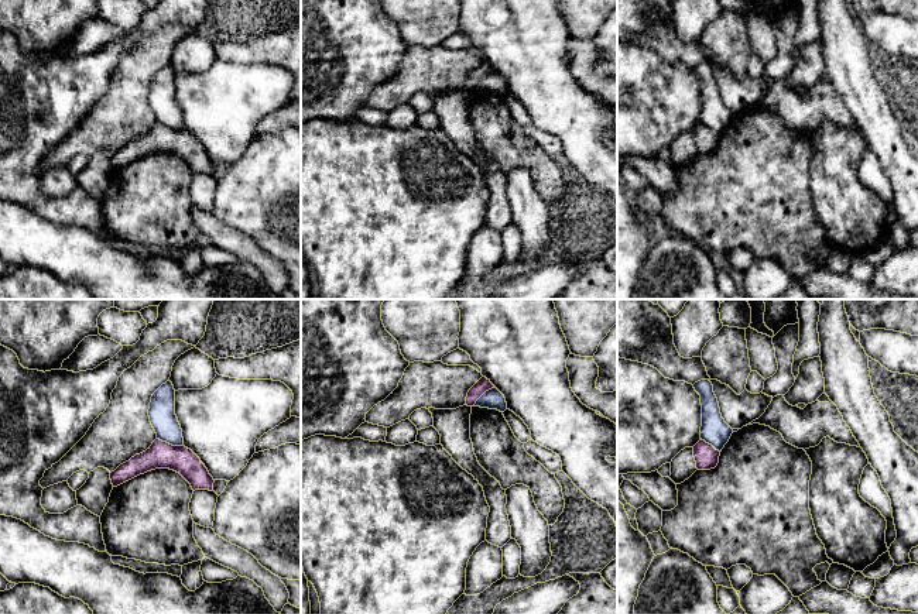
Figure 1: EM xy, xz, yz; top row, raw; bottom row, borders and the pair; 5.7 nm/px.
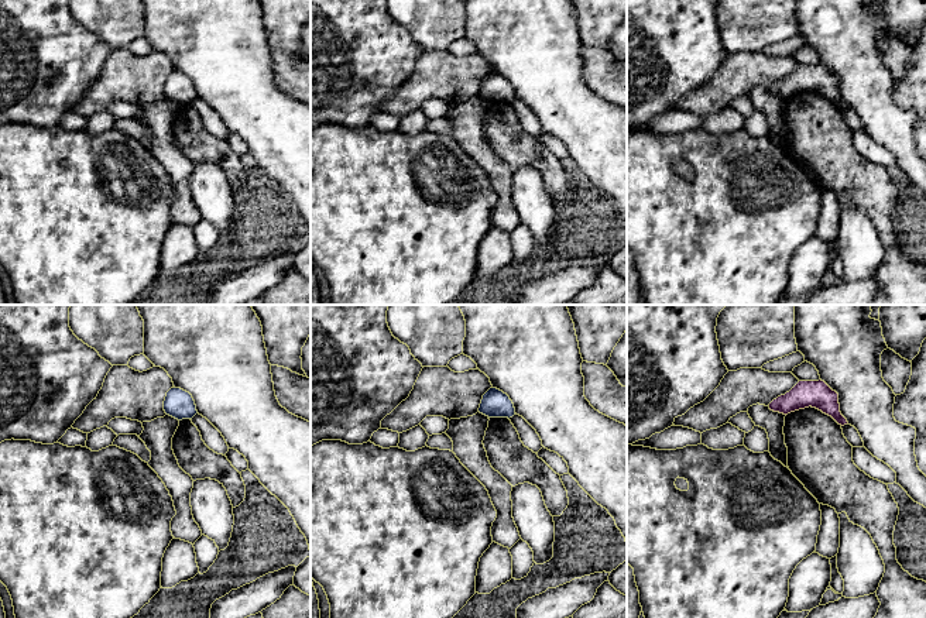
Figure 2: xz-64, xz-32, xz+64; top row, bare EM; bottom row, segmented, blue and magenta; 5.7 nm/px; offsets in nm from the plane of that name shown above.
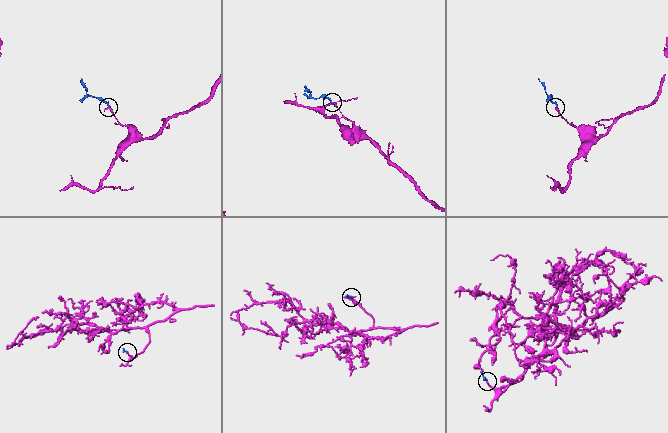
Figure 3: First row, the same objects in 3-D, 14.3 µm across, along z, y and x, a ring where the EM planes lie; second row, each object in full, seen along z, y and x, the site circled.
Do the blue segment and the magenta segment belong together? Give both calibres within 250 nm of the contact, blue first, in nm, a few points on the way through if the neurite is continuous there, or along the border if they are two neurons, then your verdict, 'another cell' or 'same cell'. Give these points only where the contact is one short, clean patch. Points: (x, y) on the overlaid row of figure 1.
150 nm thick on the blue side, 160 nm on the other; border along xy (157, 438), (182, 446); another cell

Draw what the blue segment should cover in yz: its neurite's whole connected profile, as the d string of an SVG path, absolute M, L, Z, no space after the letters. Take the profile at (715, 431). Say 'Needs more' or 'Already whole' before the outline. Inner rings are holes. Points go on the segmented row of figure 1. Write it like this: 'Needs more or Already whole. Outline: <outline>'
Already whole. Outline: M701 380L693 384L693 388L701 395L702 405L701 439L722 452L733 429L722 418L712 383L709 380Z

